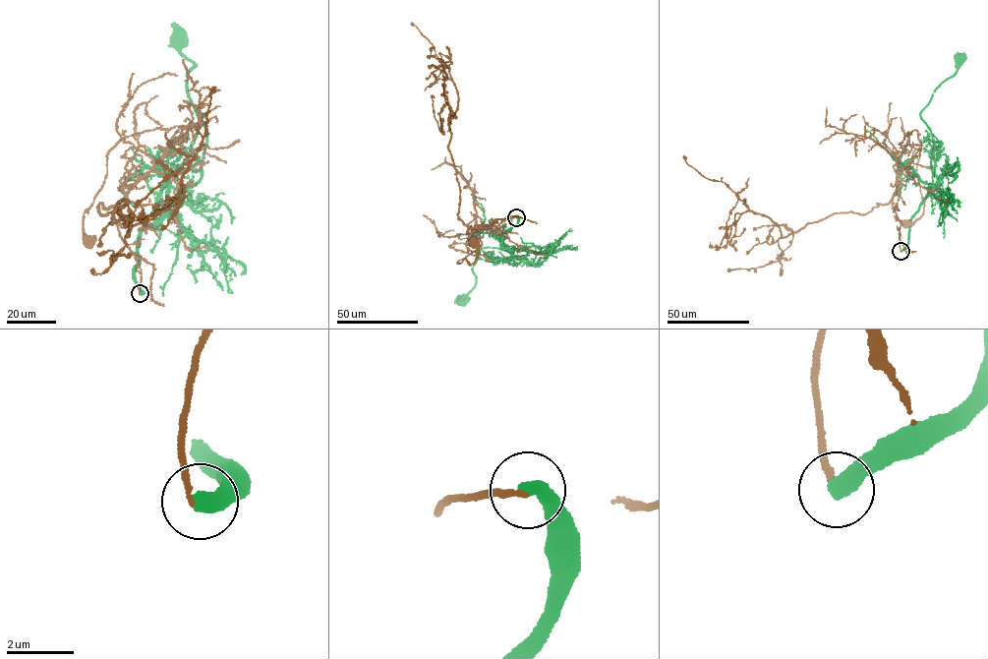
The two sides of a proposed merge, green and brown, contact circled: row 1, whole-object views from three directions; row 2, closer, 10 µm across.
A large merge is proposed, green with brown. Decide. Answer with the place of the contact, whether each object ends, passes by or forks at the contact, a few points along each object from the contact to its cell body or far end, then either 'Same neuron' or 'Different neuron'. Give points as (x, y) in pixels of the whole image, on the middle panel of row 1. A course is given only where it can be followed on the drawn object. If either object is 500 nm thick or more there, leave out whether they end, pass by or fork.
Place: (516, 217). At the ring green ends. At the ring brown ends. Course of green: (516, 217), (516, 224), (501, 235), (503, 247), (512, 251), (480, 250), (472, 267), (474, 287), (462, 301). Course of brown: (516, 217), (471, 228), (478, 230), (482, 245), (457, 264), (464, 258), (474, 263), (476, 241). Different neuron

